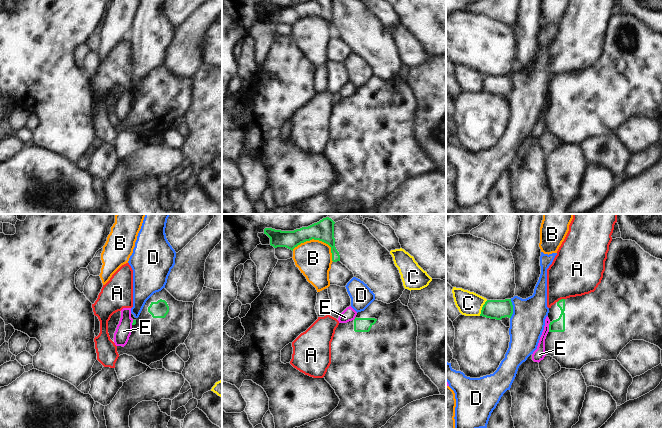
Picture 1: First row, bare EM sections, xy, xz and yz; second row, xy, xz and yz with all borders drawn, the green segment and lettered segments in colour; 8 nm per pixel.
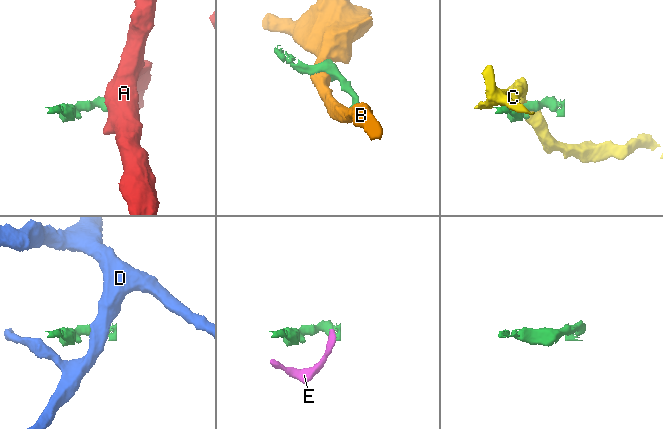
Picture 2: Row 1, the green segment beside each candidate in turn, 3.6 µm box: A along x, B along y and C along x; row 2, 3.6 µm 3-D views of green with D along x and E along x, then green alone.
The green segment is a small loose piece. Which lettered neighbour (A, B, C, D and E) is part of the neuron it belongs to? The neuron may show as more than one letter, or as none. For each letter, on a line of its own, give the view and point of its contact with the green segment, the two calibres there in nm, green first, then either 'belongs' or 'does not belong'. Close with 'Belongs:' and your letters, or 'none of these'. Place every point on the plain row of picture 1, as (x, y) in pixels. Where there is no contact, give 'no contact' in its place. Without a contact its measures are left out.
A: yz (561, 75) | 110/380 nm | does not belong
B: xz (318, 15) | 140/280 nm | does not belong
C: yz (482, 84) | 160/190 nm | does not belong
D: yz (512, 85) | 160/280 nm | does not belong
E: yz (549, 103) | 110/90 nm | does not belong
Belongs: none of these

